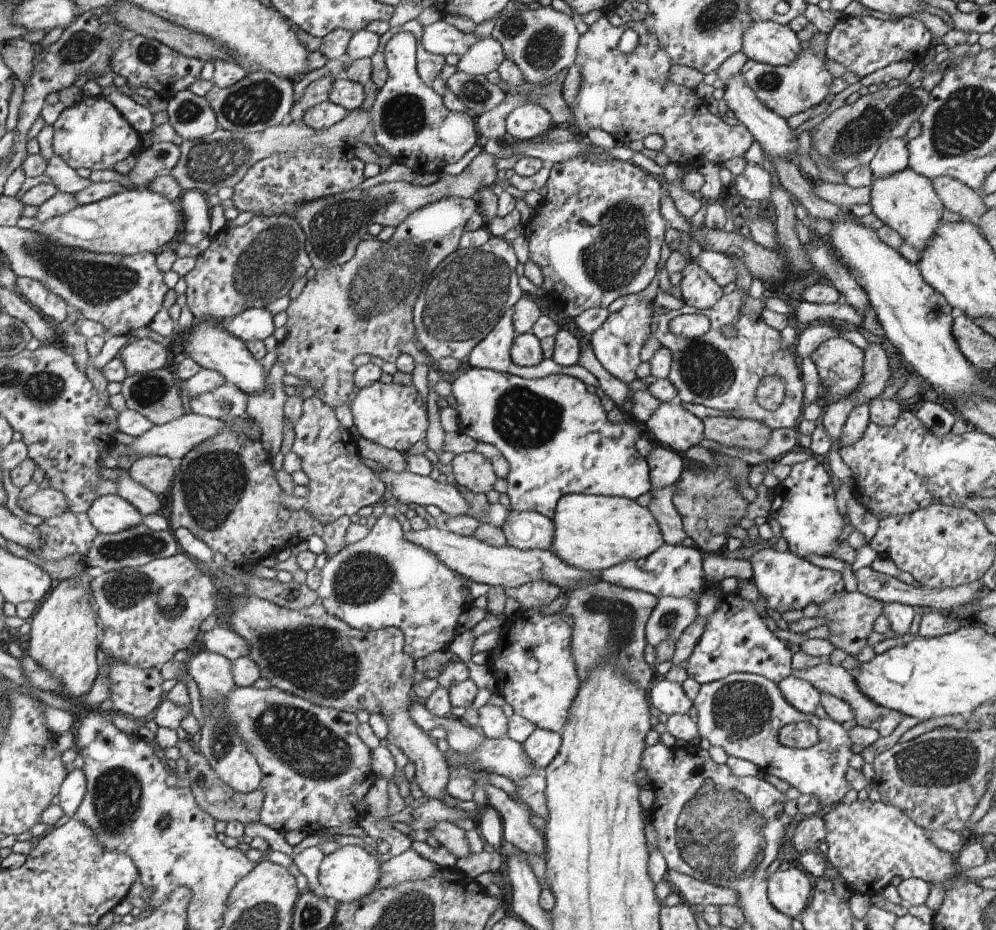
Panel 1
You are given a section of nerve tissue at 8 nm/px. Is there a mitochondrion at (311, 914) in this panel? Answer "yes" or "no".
yes

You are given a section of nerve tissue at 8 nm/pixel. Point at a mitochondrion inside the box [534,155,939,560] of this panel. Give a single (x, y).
(619, 249)

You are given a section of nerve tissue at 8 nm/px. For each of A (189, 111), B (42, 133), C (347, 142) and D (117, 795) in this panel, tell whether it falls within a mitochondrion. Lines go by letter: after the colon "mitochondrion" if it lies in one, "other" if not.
A: mitochondrion
B: other
C: other
D: mitochondrion

